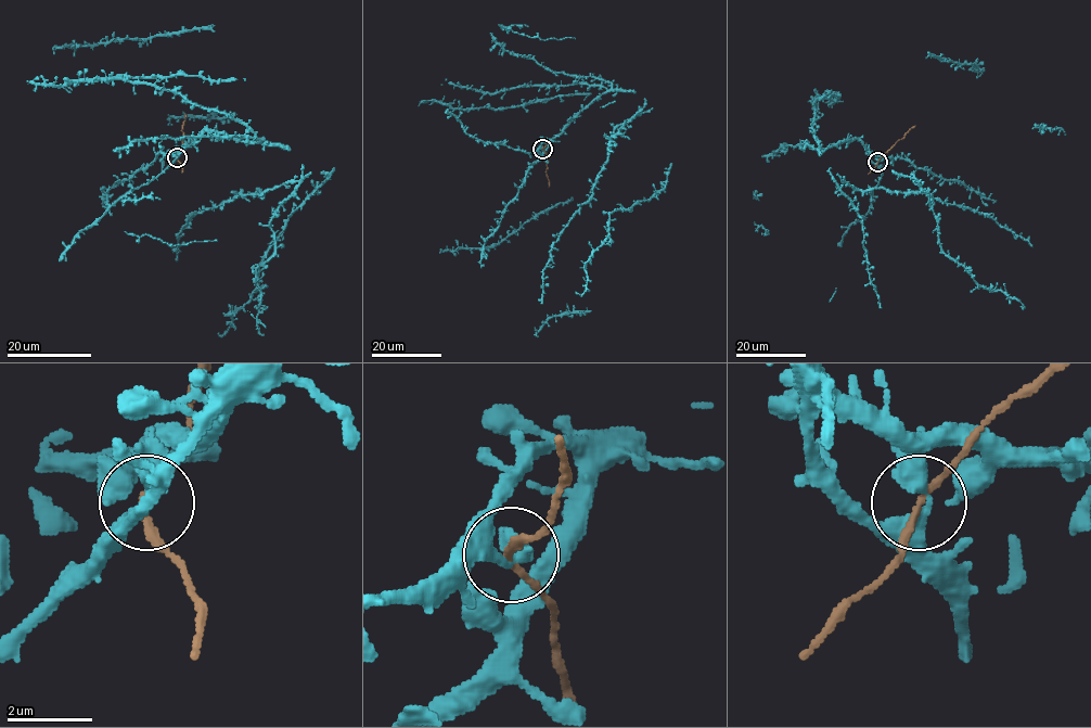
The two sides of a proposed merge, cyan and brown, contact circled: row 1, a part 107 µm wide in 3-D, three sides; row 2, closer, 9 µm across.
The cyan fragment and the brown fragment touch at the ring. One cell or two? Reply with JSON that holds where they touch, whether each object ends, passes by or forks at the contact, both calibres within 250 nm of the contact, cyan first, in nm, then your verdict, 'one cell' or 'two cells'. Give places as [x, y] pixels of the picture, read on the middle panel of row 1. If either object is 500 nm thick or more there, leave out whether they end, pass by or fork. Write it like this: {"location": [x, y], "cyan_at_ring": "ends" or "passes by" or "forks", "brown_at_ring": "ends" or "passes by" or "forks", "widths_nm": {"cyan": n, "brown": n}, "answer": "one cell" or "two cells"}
{"location": [542, 149], "cyan_at_ring": "passes by", "brown_at_ring": "passes by", "widths_nm": {"cyan": 320, "brown": 160}, "answer": "one cell"}

